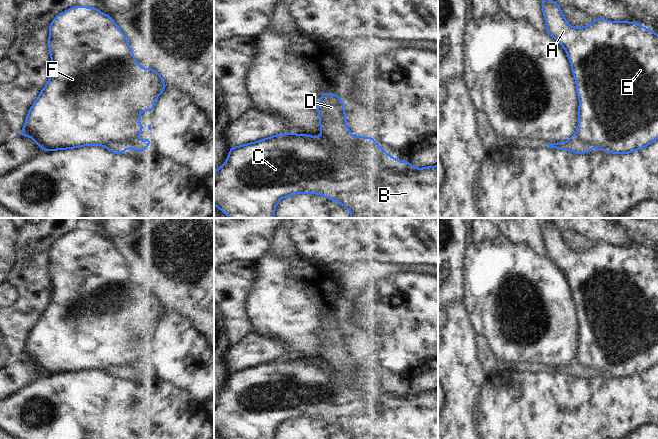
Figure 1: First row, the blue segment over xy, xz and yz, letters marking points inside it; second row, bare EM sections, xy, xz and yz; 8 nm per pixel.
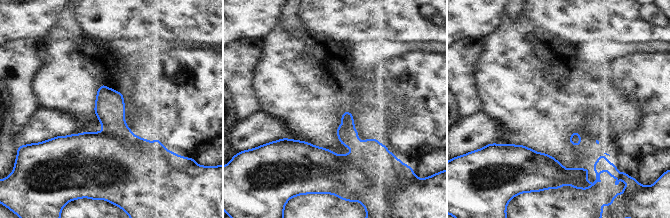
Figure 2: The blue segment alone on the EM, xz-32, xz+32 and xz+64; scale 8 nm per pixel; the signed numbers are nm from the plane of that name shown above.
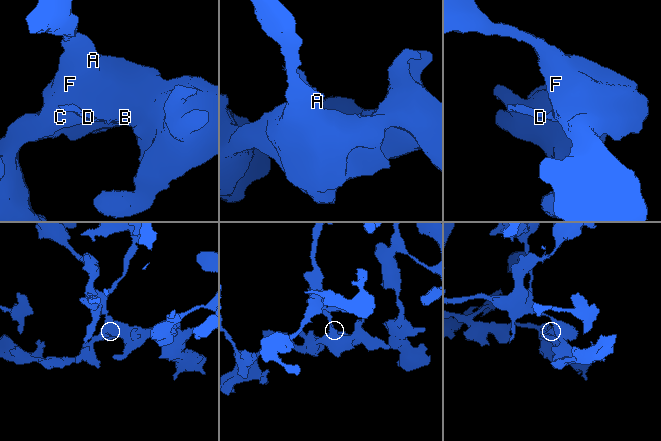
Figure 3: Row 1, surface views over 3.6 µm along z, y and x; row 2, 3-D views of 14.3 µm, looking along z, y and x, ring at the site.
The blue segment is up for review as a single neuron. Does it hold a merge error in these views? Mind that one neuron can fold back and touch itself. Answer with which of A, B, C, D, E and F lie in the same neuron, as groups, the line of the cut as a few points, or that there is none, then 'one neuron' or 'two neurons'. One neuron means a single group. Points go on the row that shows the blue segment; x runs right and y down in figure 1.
A B C E F / D | xz (322, 133), (338, 142), (342, 142), (345, 135), (351, 134) | two neurons

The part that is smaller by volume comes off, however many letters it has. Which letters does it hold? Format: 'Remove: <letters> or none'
Remove: D

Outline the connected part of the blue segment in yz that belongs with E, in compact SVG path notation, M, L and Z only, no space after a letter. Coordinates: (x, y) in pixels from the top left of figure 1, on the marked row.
M542 0L542 11L546 22L545 32L550 34L565 49L576 81L576 91L580 103L576 131L579 144L587 144L590 148L605 150L612 154L628 154L635 150L641 150L658 140L658 34L636 22L612 22L603 18L595 18L591 24L585 27L570 26L562 14L562 9L553 0Z

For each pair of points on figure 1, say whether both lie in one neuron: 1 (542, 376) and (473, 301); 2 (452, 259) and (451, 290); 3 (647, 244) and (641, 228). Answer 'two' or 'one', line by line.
1: two
2: one
3: one

